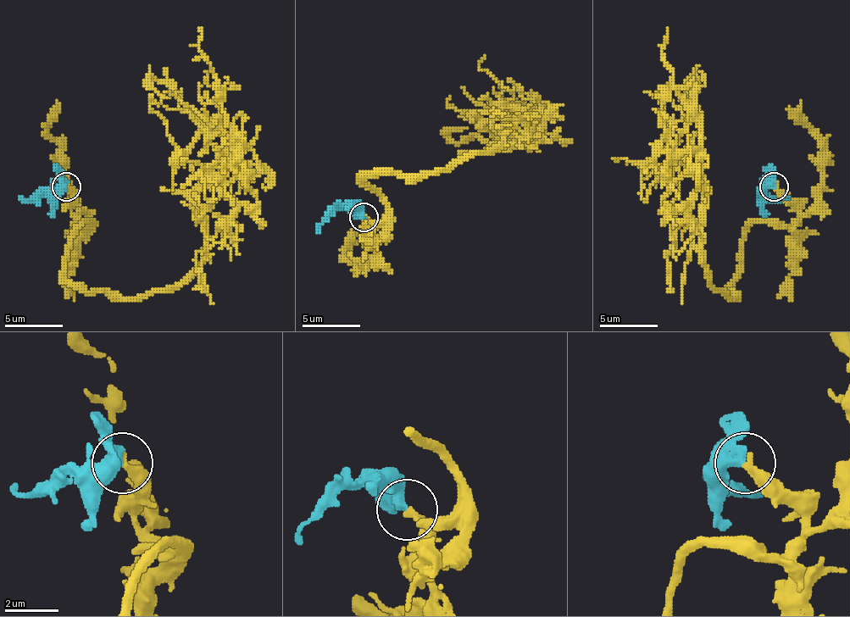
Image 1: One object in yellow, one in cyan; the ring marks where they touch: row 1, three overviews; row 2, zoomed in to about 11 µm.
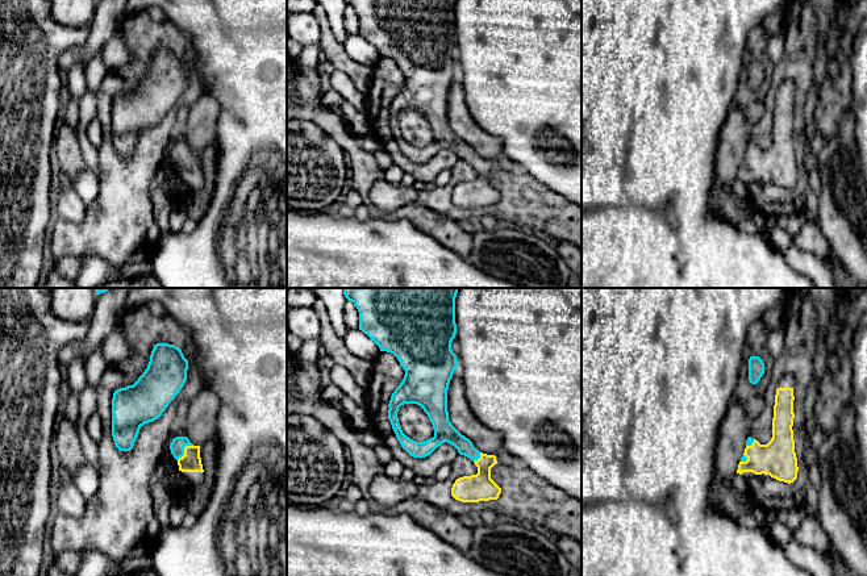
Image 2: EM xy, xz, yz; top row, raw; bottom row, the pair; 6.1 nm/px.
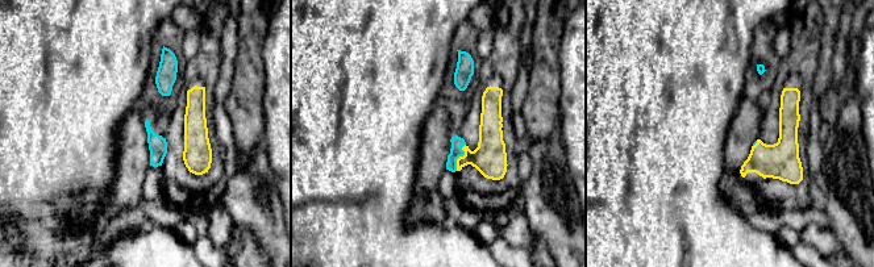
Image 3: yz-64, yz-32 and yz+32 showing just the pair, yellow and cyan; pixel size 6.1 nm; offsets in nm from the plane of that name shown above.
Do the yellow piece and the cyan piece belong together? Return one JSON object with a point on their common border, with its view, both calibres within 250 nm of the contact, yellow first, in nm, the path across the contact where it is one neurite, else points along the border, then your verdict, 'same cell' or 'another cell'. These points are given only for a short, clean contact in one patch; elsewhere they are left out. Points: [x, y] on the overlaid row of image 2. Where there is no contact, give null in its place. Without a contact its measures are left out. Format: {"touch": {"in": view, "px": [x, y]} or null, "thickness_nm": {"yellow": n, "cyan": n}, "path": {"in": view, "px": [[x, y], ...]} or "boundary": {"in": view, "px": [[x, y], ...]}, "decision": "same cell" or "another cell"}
{"touch": {"in": "xy", "px": [184, 450]}, "thickness_nm": {"yellow": 130, "cyan": 90}, "path": {"in": "xy", "px": [[191, 462], [184, 450], [178, 443]]}, "decision": "same cell"}

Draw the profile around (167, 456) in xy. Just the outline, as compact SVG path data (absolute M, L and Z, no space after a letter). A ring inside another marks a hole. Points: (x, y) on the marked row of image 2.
M170 435L163 447L162 462L168 462L171 464L172 469L178 473L178 477L180 477L178 460L174 458L174 455L171 454L171 450L170 450L171 441L172 441L172 438Z

